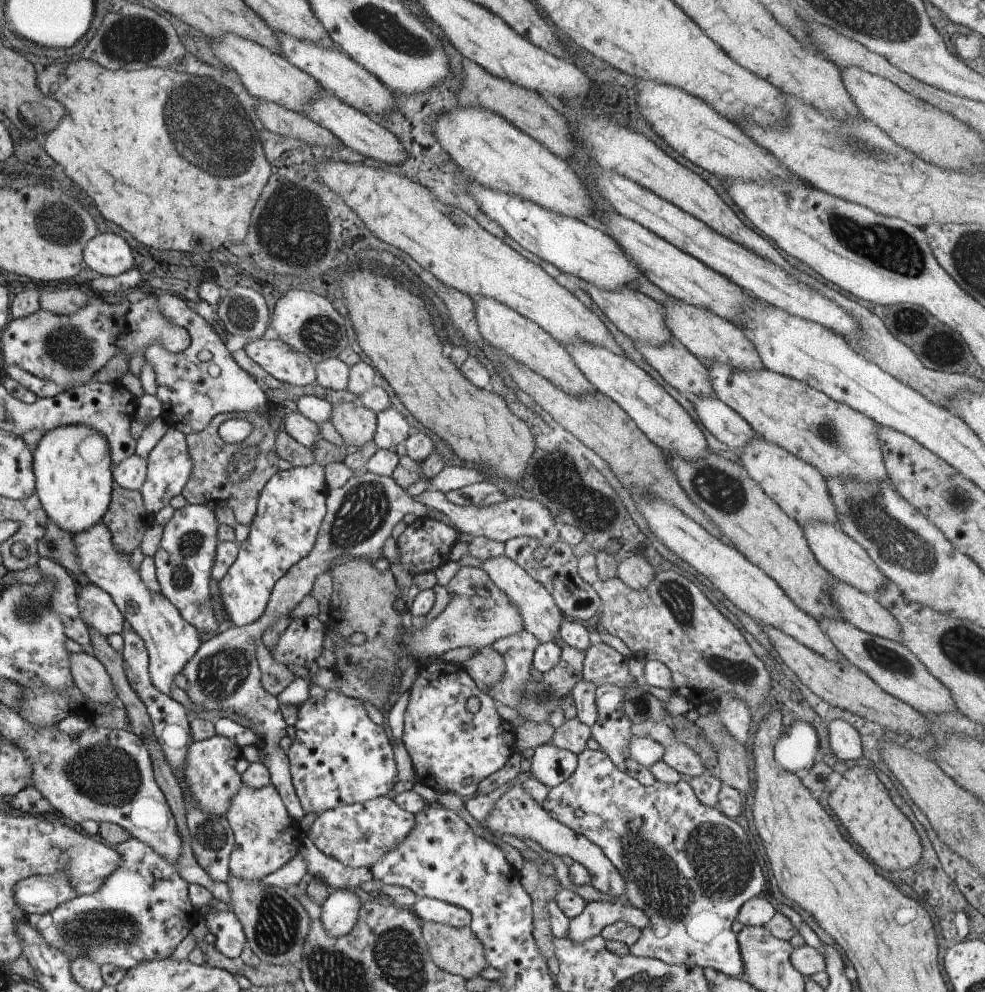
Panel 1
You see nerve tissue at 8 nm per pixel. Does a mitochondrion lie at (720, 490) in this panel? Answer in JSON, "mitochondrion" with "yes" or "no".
{"mitochondrion":"yes"}

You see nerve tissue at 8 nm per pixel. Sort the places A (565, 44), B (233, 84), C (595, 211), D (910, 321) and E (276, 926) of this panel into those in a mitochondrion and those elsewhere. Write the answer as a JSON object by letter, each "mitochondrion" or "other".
{"A":"other","B":"mitochondrion","C":"other","D":"mitochondrion","E":"mitochondrion"}

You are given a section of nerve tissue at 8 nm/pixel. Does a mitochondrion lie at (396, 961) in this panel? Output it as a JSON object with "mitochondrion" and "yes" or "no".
{"mitochondrion":"yes"}

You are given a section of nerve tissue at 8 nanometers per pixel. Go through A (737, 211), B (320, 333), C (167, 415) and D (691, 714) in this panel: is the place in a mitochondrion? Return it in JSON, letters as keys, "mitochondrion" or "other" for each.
{"A":"other","B":"mitochondrion","C":"other","D":"other"}

